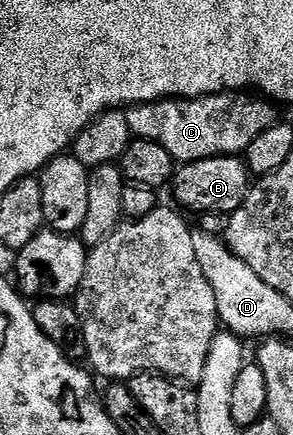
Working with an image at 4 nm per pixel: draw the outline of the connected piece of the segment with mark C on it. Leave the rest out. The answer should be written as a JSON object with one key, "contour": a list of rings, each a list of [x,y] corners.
{"contour":[[[227,92],[203,98],[143,102],[141,106],[129,107],[125,116],[134,138],[160,144],[172,155],[175,163],[181,164],[208,160],[217,154],[241,155],[248,144],[252,144],[252,140],[260,136],[260,132],[268,132],[268,128],[276,124],[273,108],[275,109],[269,101],[261,97],[251,96],[246,92]]]}

